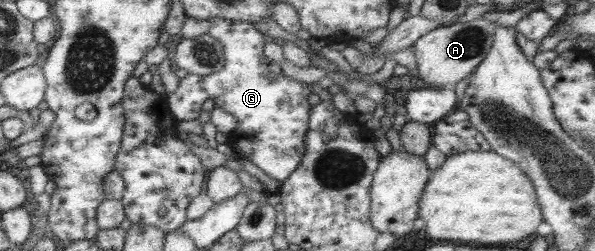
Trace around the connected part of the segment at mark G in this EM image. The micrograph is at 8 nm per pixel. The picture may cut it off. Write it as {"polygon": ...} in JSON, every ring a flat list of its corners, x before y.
{"polygon":[[213,17,208,22,207,34,222,44,224,65,217,72,205,76,186,74,179,79,175,91,165,97,167,108,177,121,195,120,203,102,212,100,215,107,225,110,238,120,229,138,230,148,235,148,240,157,258,166,269,178,283,182,300,166,301,158,306,151,305,132,309,108,312,106,307,103,307,97,312,94,310,83,306,83,302,76,291,78,283,75,281,67,263,55,264,35,257,31,253,24,225,20,221,17]]}

